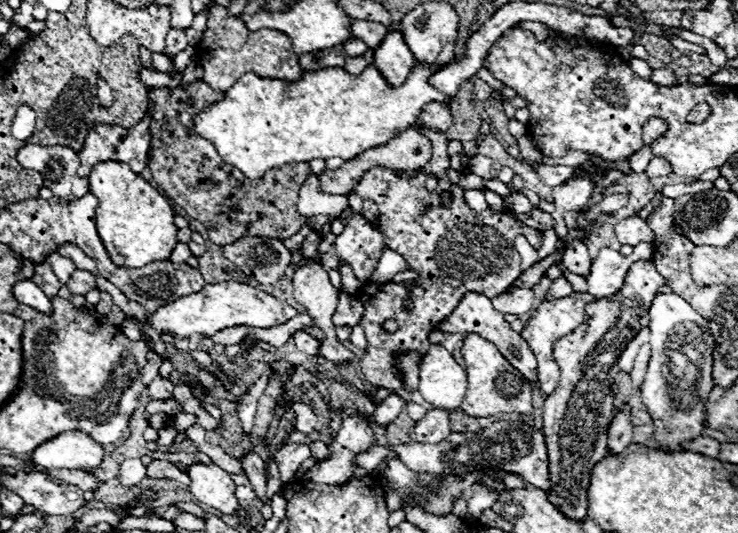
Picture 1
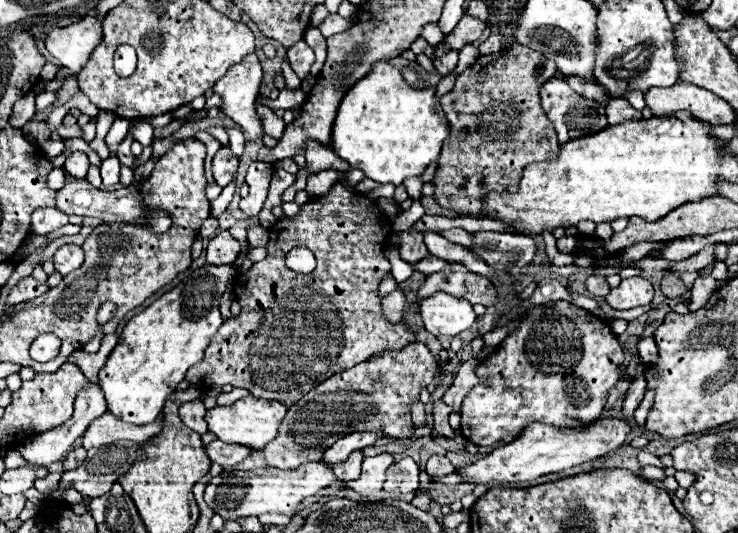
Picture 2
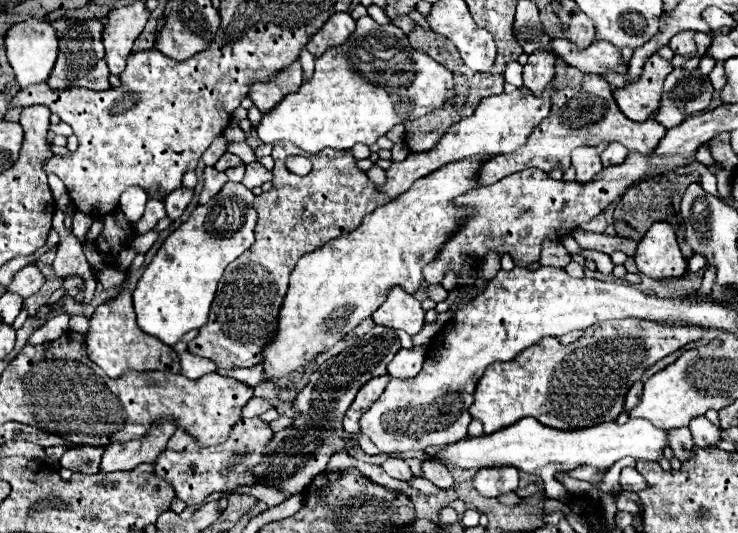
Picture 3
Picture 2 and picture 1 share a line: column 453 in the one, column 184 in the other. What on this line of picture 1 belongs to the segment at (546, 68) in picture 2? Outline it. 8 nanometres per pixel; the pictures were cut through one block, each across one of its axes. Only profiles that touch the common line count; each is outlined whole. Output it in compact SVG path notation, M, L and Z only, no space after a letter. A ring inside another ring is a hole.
M196 80L186 88L150 88L148 98L156 104L150 126L152 154L148 168L174 204L210 230L208 238L214 244L226 246L240 236L268 236L286 240L298 234L298 230L310 220L302 218L296 210L302 180L306 180L310 174L308 164L290 164L280 170L266 172L266 176L260 180L246 180L240 170L220 160L210 142L206 142L202 136L188 134L192 118L204 106L222 100L222 92L212 90L202 80ZM164 116L168 116L166 124L162 124Z

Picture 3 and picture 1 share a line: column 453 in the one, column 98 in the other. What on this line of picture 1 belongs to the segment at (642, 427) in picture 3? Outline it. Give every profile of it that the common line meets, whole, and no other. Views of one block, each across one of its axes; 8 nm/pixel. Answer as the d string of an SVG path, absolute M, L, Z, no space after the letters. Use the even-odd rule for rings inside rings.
M64 432L32 452L36 464L66 470L94 470L102 458L102 446L84 432Z

